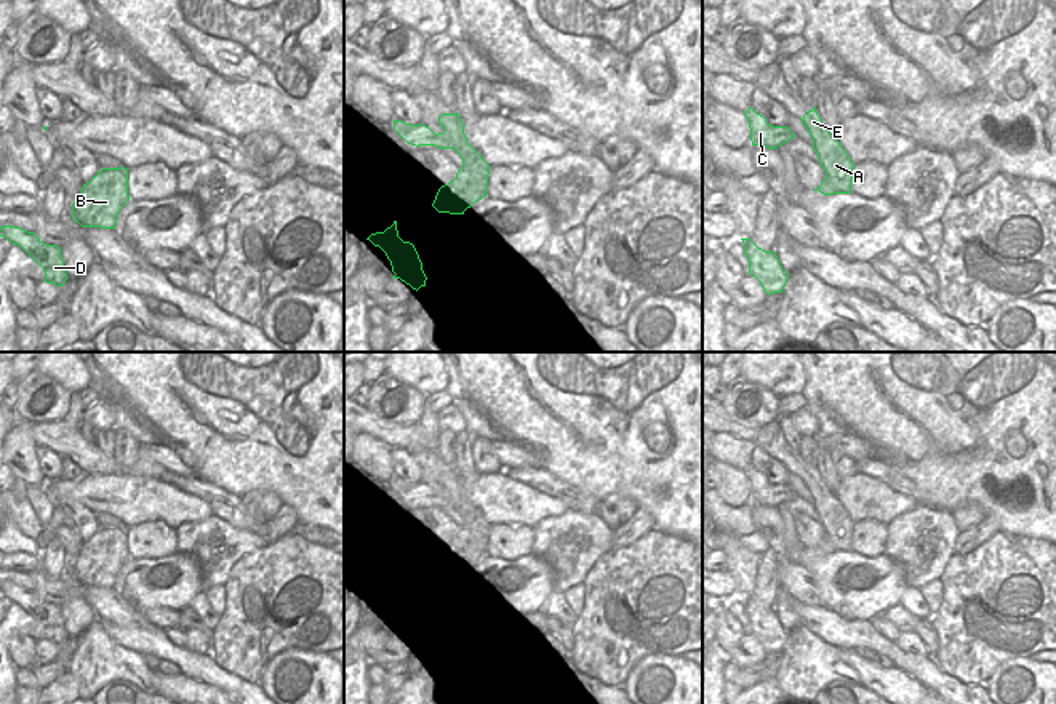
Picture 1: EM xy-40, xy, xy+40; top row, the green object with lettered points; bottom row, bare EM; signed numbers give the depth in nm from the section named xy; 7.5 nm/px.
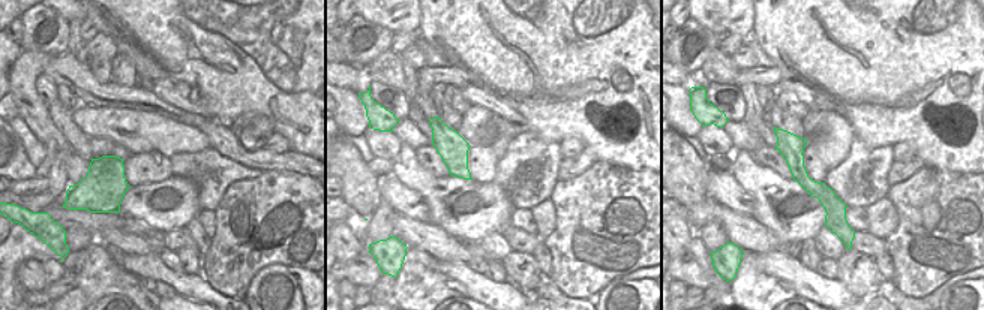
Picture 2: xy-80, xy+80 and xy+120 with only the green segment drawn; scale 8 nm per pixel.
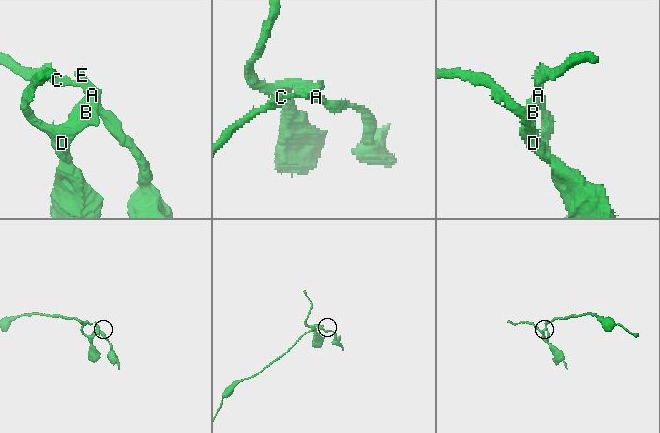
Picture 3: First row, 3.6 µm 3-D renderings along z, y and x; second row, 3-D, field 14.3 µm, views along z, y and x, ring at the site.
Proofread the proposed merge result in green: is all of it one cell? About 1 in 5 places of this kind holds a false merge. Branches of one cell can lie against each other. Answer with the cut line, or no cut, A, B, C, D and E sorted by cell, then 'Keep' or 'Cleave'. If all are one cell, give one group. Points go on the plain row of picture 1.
Split along xy (436, 493), (447, 498), (452, 506). Groups: A B D E / C. Cleave.

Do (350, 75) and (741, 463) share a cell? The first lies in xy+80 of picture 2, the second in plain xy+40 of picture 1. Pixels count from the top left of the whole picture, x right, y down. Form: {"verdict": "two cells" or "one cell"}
{"verdict": "one cell"}

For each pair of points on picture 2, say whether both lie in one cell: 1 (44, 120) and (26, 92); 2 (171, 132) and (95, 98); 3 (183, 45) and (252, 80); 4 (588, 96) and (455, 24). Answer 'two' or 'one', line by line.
1: one
2: two
3: one
4: one

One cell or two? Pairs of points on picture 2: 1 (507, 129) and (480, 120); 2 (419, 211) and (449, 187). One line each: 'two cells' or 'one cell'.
1: one cell
2: two cells

